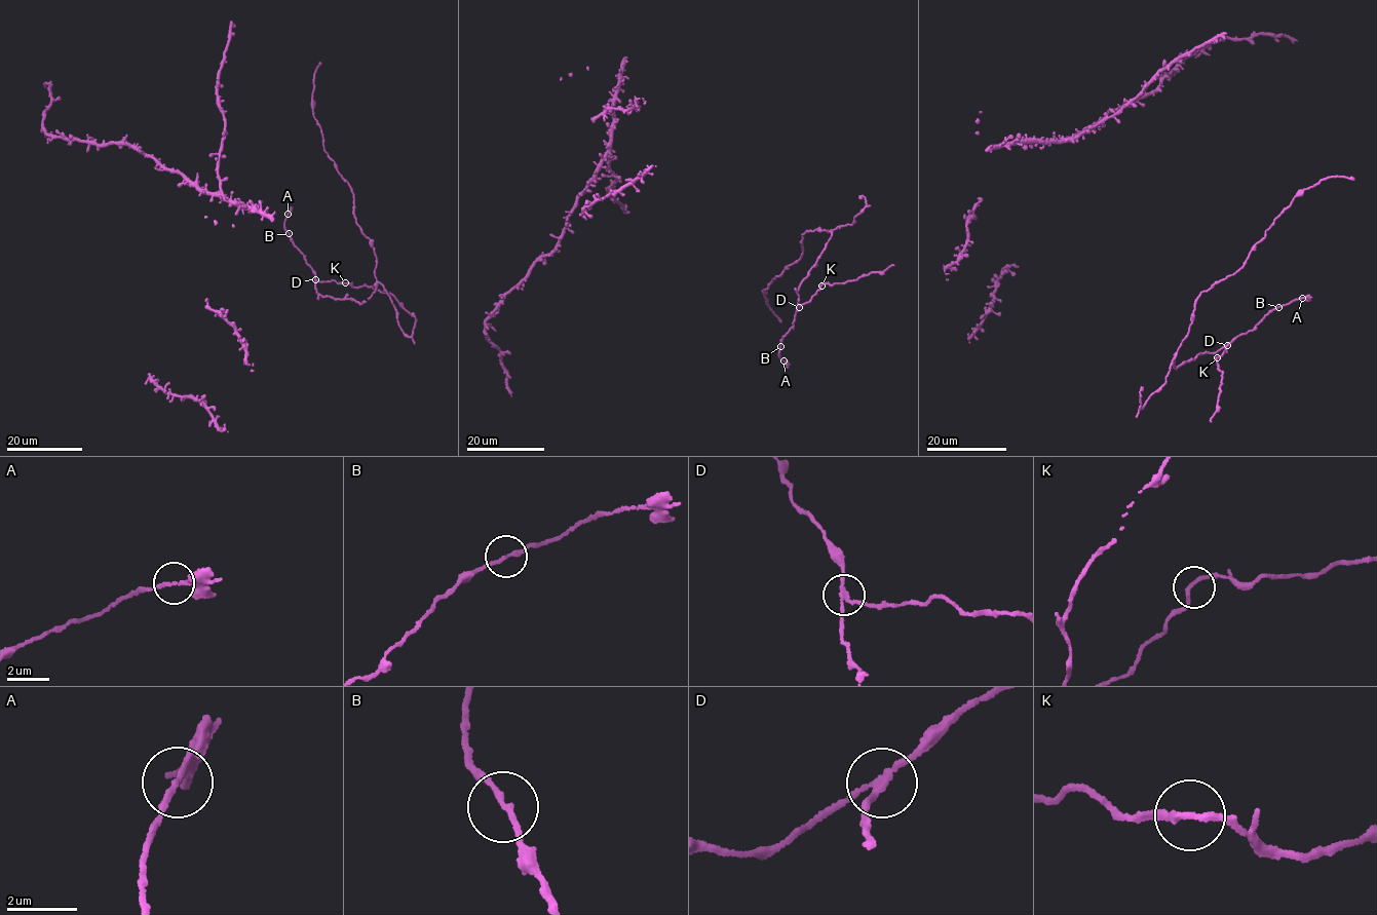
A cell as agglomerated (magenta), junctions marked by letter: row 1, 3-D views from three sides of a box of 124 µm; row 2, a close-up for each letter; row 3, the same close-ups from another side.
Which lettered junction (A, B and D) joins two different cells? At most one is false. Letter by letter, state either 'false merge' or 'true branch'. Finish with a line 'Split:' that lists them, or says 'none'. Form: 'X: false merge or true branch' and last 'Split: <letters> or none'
A: true branch
B: true branch
D: false merge
Split: D

